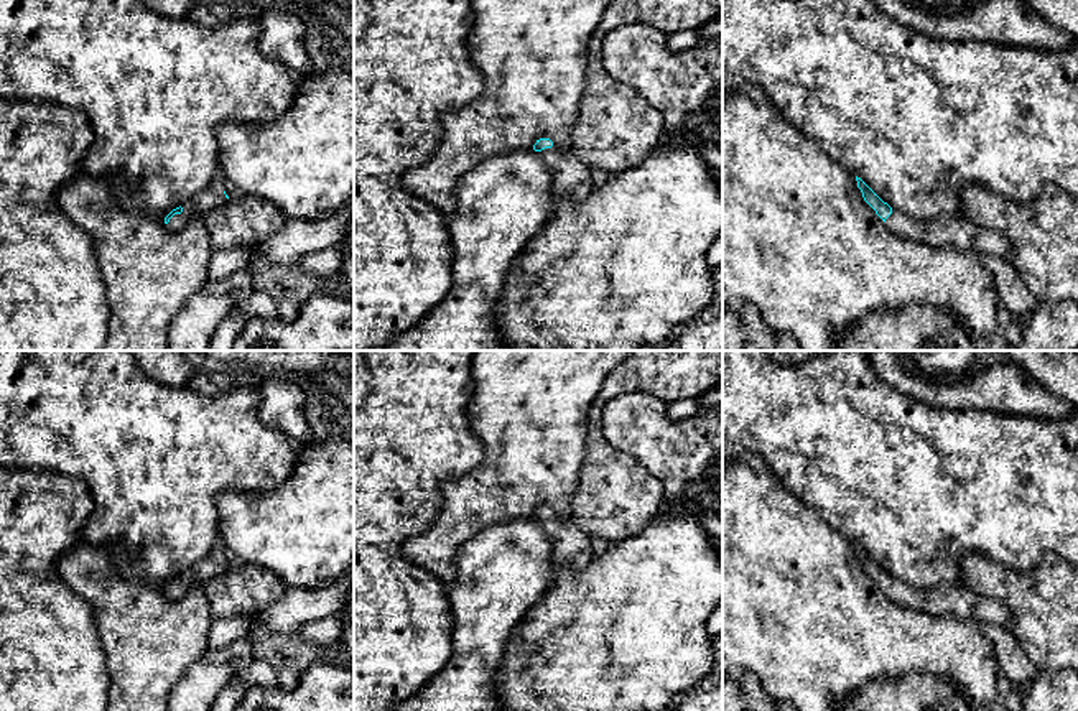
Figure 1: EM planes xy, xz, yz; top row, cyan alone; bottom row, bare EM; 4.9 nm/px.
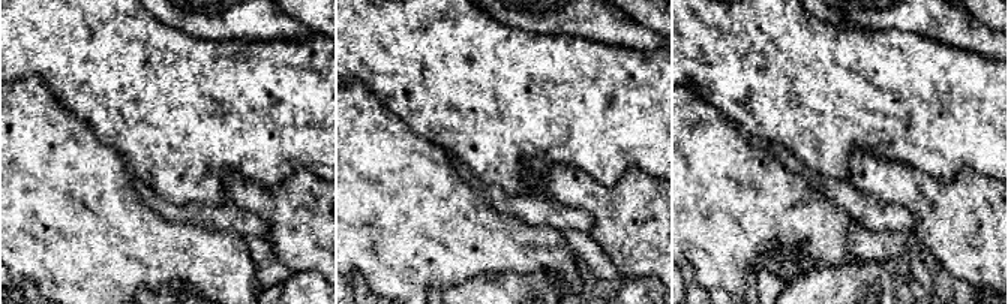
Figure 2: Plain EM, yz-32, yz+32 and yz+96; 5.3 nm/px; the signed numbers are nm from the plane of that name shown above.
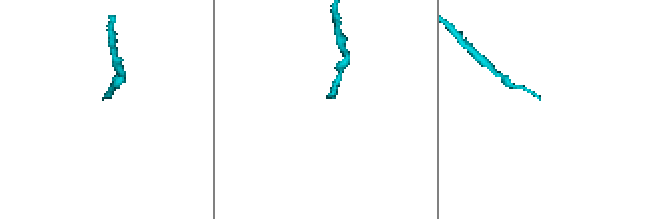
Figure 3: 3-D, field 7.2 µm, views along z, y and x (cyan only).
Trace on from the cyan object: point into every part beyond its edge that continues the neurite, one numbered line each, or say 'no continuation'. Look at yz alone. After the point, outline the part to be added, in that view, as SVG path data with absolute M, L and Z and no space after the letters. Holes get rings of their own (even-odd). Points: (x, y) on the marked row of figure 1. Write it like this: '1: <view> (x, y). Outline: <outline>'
1: yz (960, 234). Outline: M892 209L884 224L900 237L936 249L955 249L978 257L1006 257L1011 252L1011 244L1002 234L979 227L964 217L913 221L902 211Z

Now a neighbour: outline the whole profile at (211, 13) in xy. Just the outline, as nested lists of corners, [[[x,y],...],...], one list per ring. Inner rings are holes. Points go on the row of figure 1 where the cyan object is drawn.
[[[196,0],[188,16],[206,28],[219,28],[234,20],[242,8],[227,0]]]

